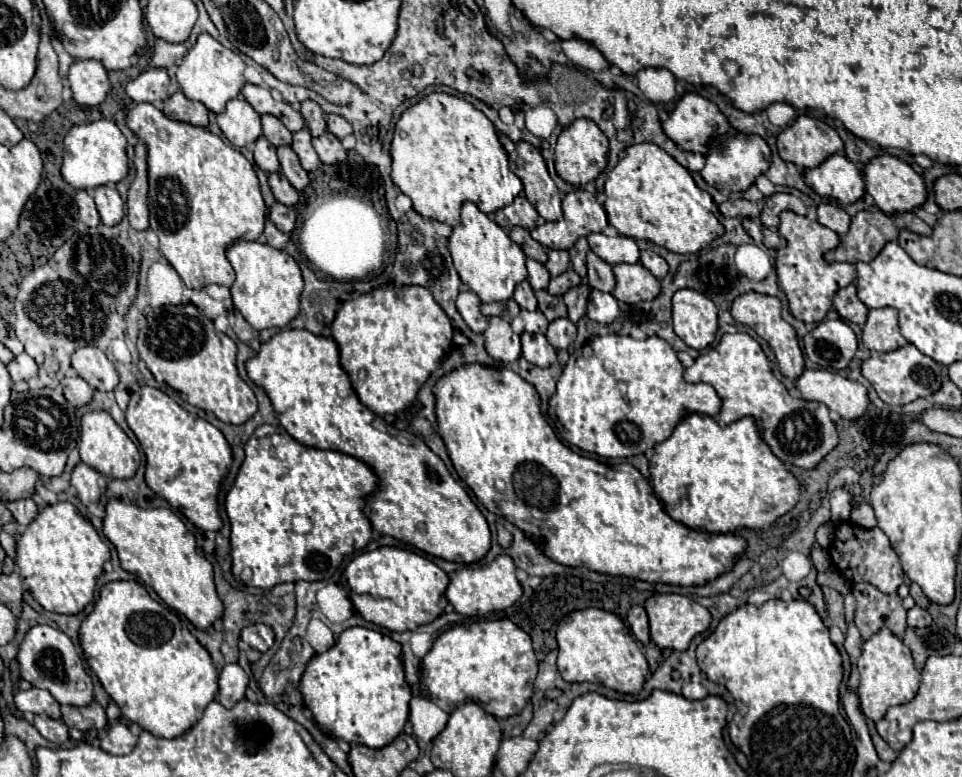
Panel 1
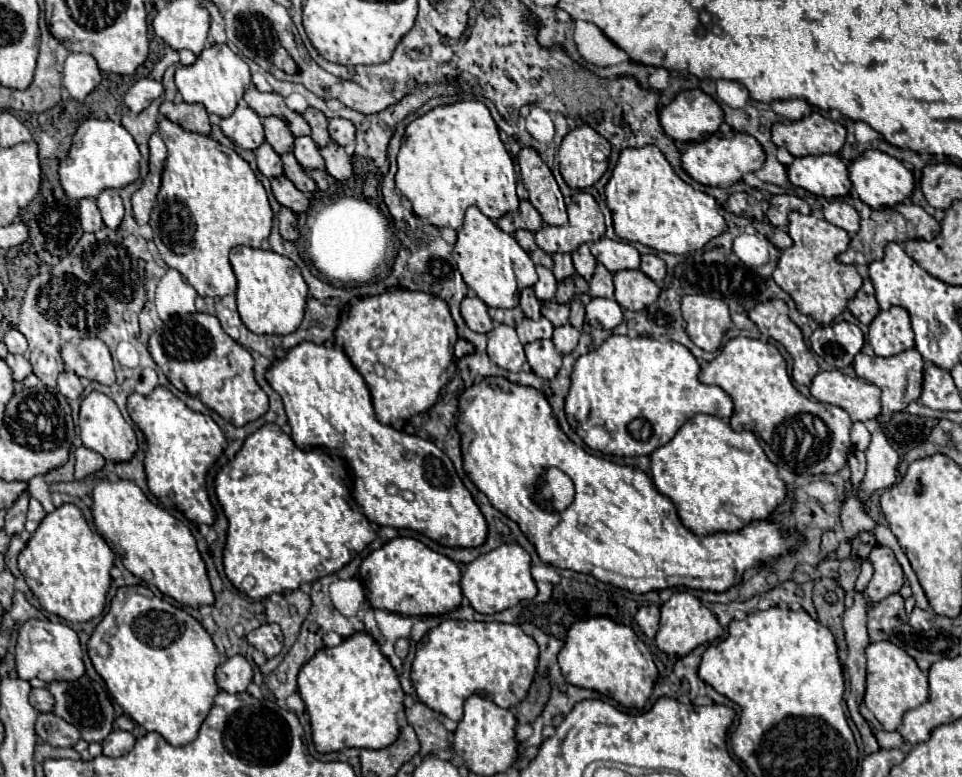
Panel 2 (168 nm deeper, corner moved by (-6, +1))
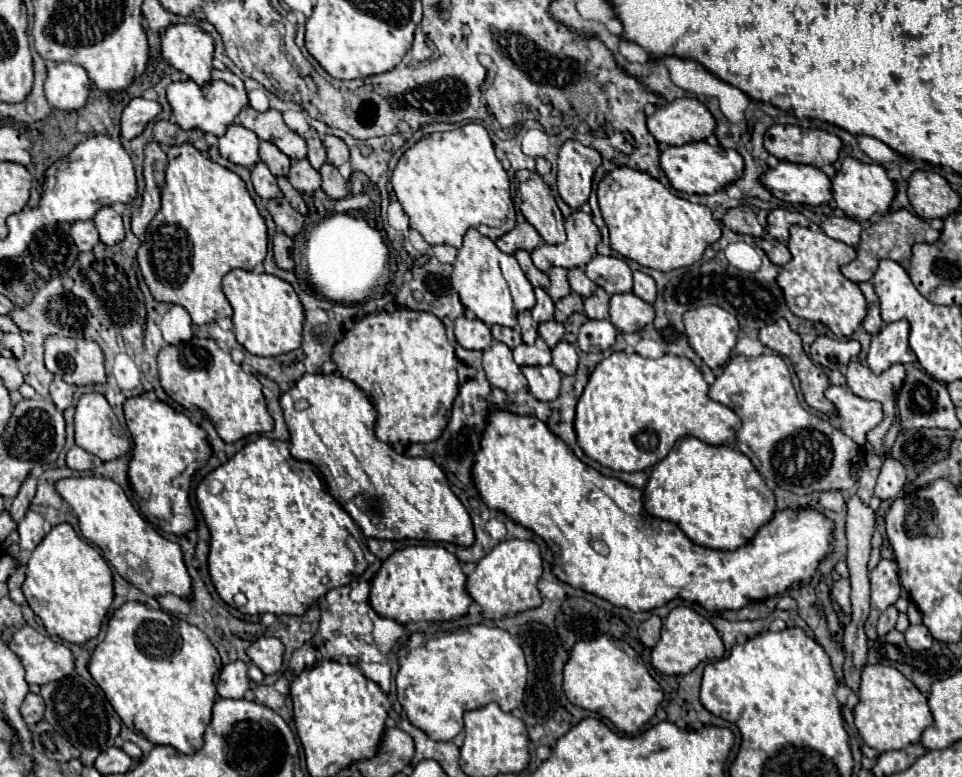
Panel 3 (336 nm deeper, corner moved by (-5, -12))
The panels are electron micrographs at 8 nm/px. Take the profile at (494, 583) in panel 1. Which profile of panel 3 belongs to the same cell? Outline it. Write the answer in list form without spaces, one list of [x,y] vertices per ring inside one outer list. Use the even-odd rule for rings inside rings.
[[[505,540],[497,544],[485,558],[477,562],[475,572],[467,578],[467,594],[481,606],[483,618],[501,620],[511,614],[519,614],[541,606],[541,594],[537,582],[541,578],[541,552],[535,542]]]

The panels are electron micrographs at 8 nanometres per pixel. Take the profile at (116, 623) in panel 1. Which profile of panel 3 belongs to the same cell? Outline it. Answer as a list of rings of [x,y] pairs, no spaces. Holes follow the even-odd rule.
[[[125,602],[109,620],[107,634],[91,656],[89,672],[129,730],[145,736],[151,744],[173,746],[177,752],[195,754],[203,744],[203,732],[211,722],[211,708],[217,700],[215,676],[219,668],[211,652],[213,644],[199,628],[141,602]]]

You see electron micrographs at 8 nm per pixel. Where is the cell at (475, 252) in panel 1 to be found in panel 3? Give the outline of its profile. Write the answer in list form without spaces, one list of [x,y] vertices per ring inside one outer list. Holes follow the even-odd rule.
[[[469,228],[465,232],[463,246],[457,252],[457,260],[452,265],[451,286],[457,290],[463,306],[469,308],[471,312],[475,312],[475,316],[479,320],[483,320],[487,326],[501,324],[501,326],[515,328],[517,326],[517,310],[515,310],[513,296],[511,296],[511,304],[487,304],[487,302],[491,302],[489,280],[491,278],[503,278],[499,262],[503,262],[503,252],[495,246],[495,242],[491,238],[487,238],[487,236],[483,236],[481,232],[477,232],[475,228]]]

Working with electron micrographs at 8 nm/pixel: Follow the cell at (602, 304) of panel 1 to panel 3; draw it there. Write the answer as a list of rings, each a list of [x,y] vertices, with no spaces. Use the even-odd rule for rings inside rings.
[[[587,320],[579,330],[579,348],[583,352],[601,352],[615,344],[617,328],[611,320]]]

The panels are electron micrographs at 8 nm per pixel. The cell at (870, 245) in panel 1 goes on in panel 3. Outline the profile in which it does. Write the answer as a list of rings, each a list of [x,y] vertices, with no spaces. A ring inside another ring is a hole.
[[[895,210],[895,212],[883,216],[879,222],[871,224],[867,230],[861,232],[861,242],[855,248],[857,250],[857,258],[853,262],[849,262],[847,266],[843,266],[841,272],[843,272],[845,278],[849,278],[853,282],[867,282],[867,280],[873,278],[879,260],[891,258],[891,260],[895,260],[899,264],[907,264],[911,260],[913,244],[919,242],[933,244],[939,237],[940,232],[931,230],[929,222],[925,222],[923,218],[915,218],[909,210]]]

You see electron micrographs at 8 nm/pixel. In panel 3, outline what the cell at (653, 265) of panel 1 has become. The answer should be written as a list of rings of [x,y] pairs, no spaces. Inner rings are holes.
[[[633,272],[633,294],[637,294],[639,298],[643,298],[645,302],[655,302],[655,296],[657,296],[657,286],[655,286],[655,280],[645,274],[645,272]]]

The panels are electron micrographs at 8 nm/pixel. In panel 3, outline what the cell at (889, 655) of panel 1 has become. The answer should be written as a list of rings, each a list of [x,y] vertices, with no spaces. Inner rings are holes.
[[[867,664],[861,674],[859,704],[853,710],[855,726],[867,746],[889,752],[903,750],[909,744],[917,744],[923,730],[933,726],[933,714],[927,704],[927,696],[907,680],[897,668],[887,664]]]

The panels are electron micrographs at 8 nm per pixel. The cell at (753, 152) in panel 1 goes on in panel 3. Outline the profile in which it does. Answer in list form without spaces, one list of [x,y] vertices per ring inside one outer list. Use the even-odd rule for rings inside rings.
[[[691,142],[681,148],[669,146],[661,152],[661,166],[667,174],[671,186],[685,194],[713,194],[727,188],[743,176],[743,156],[737,150],[727,150],[723,146],[713,146],[709,142]]]

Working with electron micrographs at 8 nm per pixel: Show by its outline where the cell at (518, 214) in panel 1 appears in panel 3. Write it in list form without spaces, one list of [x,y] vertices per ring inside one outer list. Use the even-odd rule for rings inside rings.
[[[523,222],[523,224],[517,224],[505,236],[497,238],[495,244],[499,246],[501,252],[507,252],[507,254],[513,254],[519,248],[531,252],[531,250],[535,250],[541,244],[541,236],[529,222]]]

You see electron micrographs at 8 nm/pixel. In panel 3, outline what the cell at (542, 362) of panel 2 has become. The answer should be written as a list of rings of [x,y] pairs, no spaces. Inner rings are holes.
[[[551,364],[547,366],[521,366],[523,376],[527,378],[529,392],[537,400],[555,400],[561,388],[561,372],[557,372]]]

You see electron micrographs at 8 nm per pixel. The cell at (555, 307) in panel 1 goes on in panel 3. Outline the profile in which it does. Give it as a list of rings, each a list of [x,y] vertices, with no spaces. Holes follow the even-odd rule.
[[[549,320],[549,322],[539,324],[539,336],[549,344],[549,348],[553,348],[563,338],[563,334],[565,334],[565,328],[557,320]]]

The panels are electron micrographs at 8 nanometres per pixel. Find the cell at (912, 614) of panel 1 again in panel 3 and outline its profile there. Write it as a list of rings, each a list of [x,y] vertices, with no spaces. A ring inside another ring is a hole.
[[[923,624],[909,626],[905,630],[905,640],[907,640],[909,648],[913,648],[913,650],[925,650],[925,648],[931,648],[931,644],[933,644],[933,636],[927,630],[927,626],[923,626]]]

